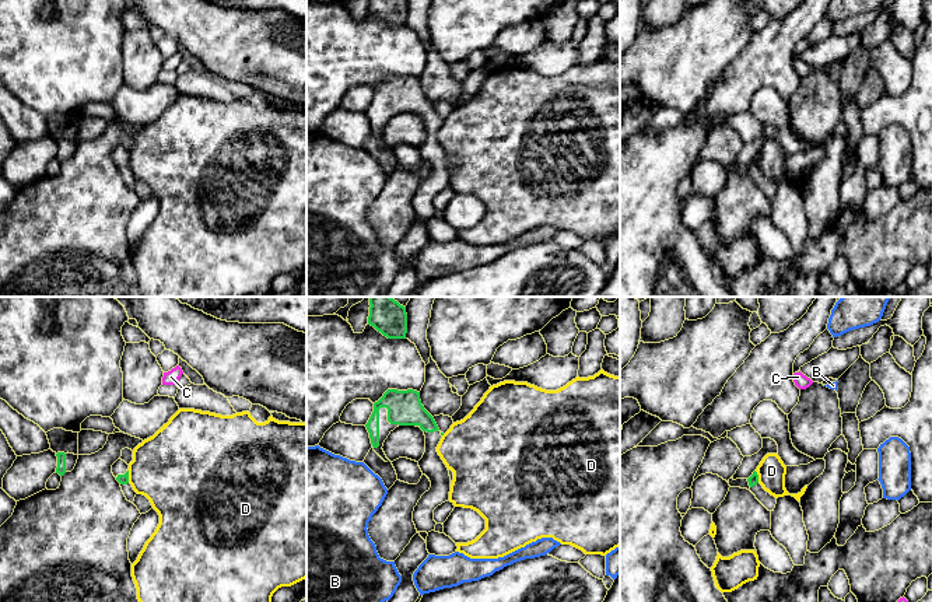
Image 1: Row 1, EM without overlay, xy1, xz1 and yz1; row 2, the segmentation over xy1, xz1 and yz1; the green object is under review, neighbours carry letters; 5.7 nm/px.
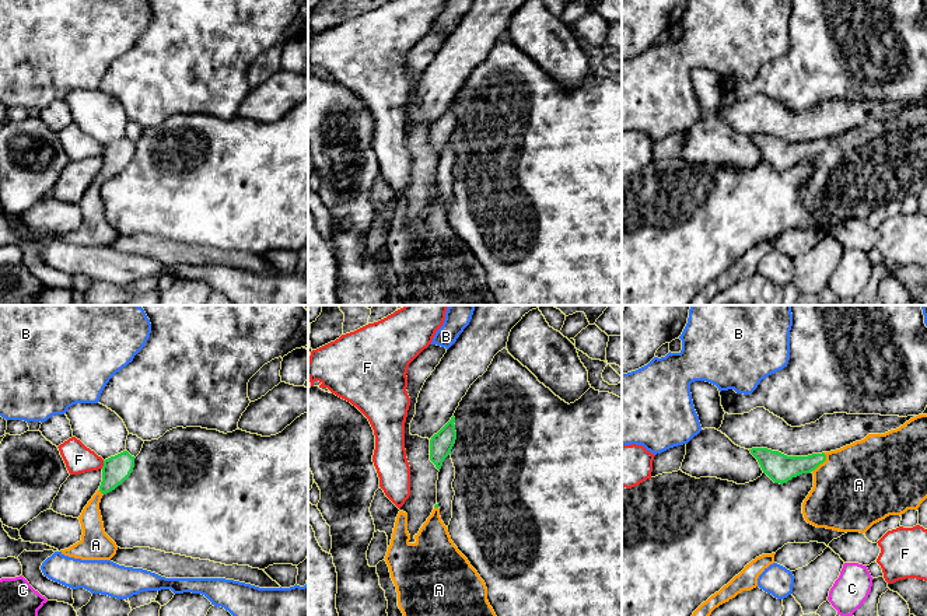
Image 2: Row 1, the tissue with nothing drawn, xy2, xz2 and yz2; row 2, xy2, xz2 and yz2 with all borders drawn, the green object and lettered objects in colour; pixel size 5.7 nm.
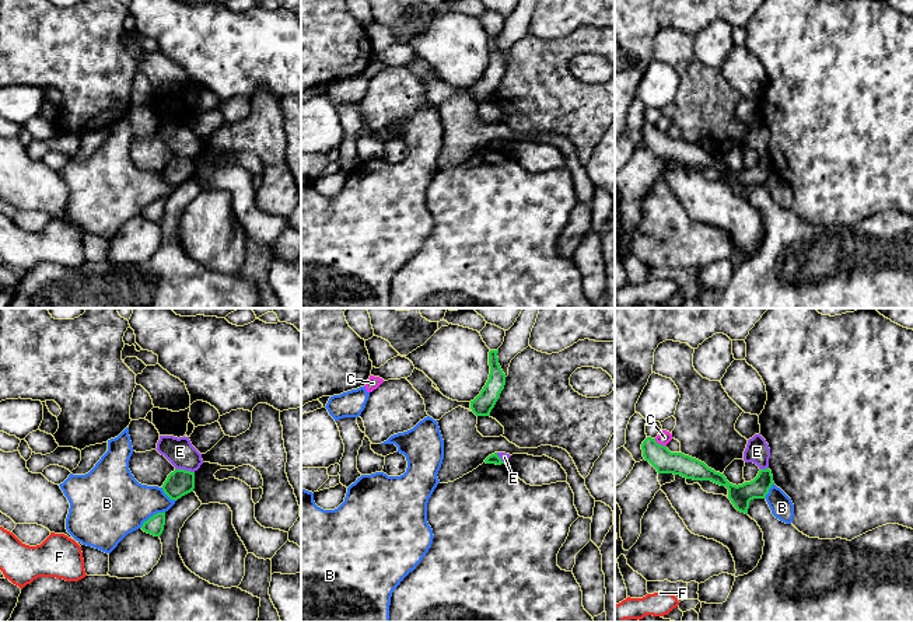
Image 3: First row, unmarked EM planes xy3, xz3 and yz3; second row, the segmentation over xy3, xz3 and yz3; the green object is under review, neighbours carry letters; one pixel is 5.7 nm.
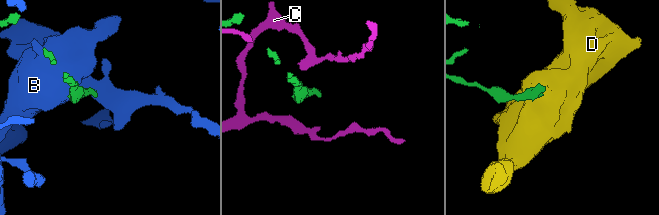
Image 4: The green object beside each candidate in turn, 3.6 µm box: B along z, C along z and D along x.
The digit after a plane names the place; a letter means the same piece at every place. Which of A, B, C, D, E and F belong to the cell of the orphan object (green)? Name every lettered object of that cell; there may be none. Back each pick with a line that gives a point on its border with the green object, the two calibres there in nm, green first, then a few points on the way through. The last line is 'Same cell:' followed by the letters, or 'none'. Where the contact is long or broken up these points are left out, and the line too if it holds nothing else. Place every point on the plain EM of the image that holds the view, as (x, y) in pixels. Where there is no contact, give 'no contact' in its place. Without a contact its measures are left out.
A: yz2 (821, 149) | 160/480 nm | across yz2 (780, 154), (821, 149), (857, 172)
Same cell: A

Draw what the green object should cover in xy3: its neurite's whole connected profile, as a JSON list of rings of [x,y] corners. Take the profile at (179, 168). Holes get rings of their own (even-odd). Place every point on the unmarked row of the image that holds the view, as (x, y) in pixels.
[[[175,156],[167,164],[162,171],[164,179],[171,186],[178,186],[182,182],[193,178],[195,175],[195,158],[185,157],[185,156]]]

